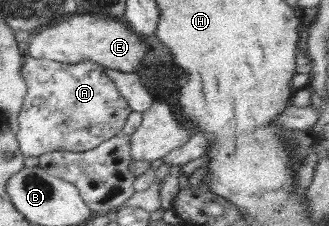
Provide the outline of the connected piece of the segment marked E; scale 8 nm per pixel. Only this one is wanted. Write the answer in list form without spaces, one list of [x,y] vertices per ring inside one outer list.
[[[69,16],[67,20],[45,27],[29,43],[28,56],[55,62],[80,63],[91,61],[113,70],[135,73],[147,54],[141,35],[115,20],[99,20],[93,16]]]

